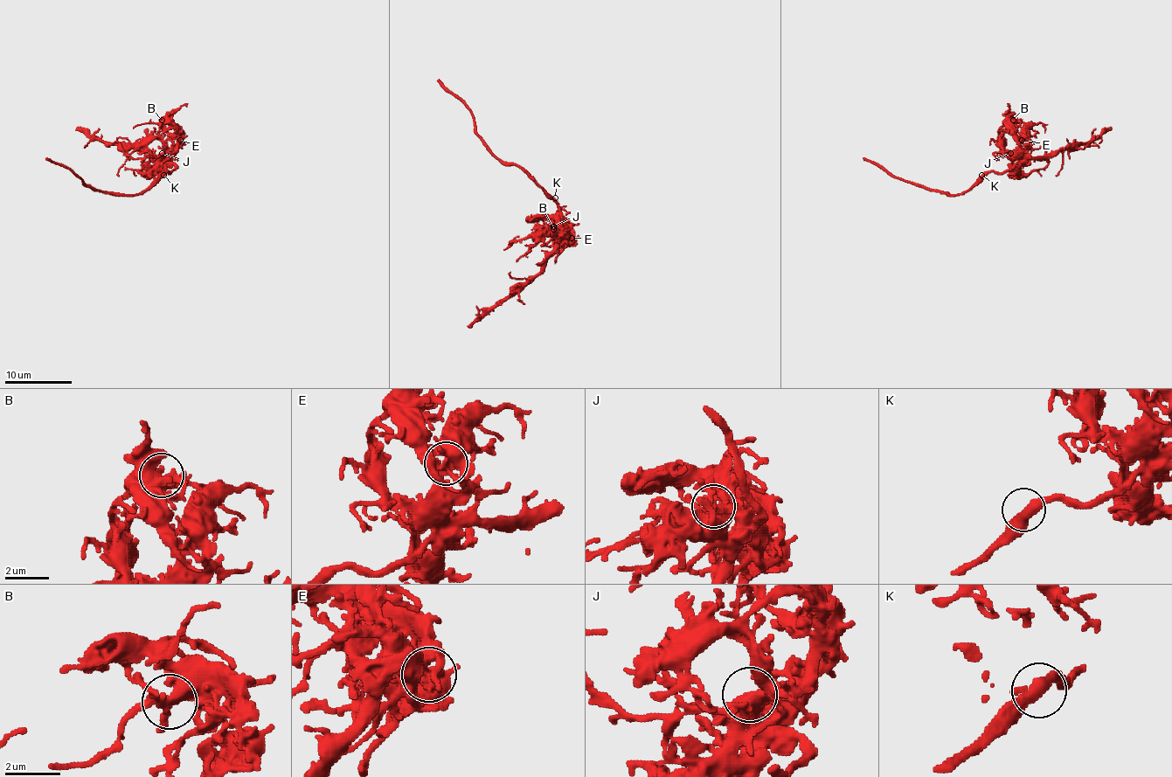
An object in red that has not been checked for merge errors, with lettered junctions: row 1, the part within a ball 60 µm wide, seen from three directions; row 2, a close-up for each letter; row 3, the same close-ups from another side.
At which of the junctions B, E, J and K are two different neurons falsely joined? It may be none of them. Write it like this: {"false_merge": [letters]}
{"false_merge": []}

